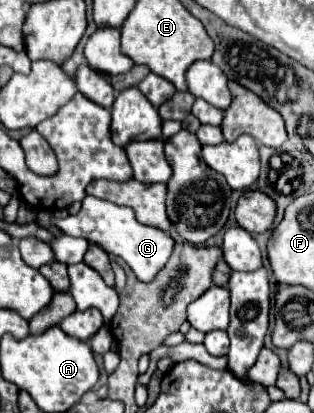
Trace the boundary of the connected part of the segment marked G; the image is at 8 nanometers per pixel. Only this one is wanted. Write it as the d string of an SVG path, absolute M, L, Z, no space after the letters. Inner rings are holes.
M85 196L83 206L75 216L67 216L61 222L57 222L57 216L51 218L51 226L59 228L67 236L79 236L99 244L111 258L123 258L141 282L151 282L151 278L155 278L155 274L167 264L175 246L173 238L167 232L139 224L129 208L107 200L97 200L93 196Z

